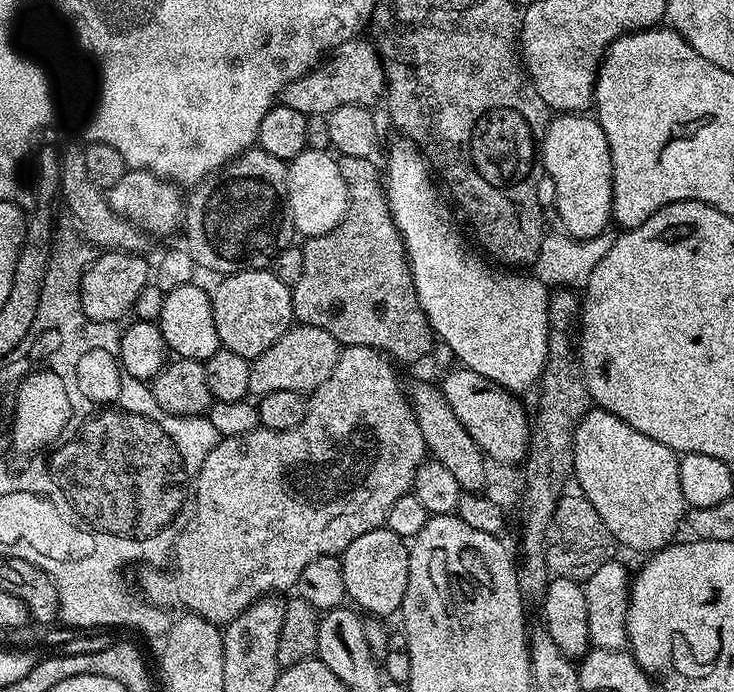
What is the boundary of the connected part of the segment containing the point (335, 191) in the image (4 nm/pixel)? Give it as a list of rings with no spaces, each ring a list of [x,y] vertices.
[[[308,148],[288,164],[288,213],[292,216],[293,229],[299,235],[301,232],[301,237],[321,236],[334,230],[334,226],[338,226],[338,222],[342,222],[347,205],[348,187],[342,178],[342,170],[337,157],[331,151],[319,152],[313,148]]]

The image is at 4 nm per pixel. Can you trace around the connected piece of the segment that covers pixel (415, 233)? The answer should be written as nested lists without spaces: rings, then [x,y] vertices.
[[[396,138],[393,142],[388,152],[388,161],[382,164],[382,179],[390,214],[404,240],[404,249],[408,251],[408,264],[412,267],[418,302],[430,322],[435,339],[450,349],[463,367],[474,370],[479,376],[492,380],[508,392],[521,394],[527,388],[535,389],[544,372],[548,349],[549,289],[535,275],[519,276],[516,273],[519,271],[501,270],[489,263],[483,255],[475,256],[468,249],[463,234],[452,221],[453,209],[444,205],[445,197],[441,189],[432,185],[434,176],[429,165],[409,140]]]

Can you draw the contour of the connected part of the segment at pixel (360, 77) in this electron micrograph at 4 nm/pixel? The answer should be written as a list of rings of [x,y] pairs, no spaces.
[[[368,38],[342,42],[323,62],[302,78],[290,82],[280,93],[279,103],[298,110],[303,116],[328,116],[338,106],[351,104],[375,105],[375,100],[385,95],[384,66],[376,52],[376,45]]]

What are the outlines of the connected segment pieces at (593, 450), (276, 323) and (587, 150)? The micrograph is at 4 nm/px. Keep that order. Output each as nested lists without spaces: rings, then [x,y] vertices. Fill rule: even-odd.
[[[589,407],[574,434],[574,480],[580,483],[579,491],[598,510],[598,518],[606,522],[606,530],[616,539],[617,545],[633,548],[636,552],[651,554],[668,547],[677,539],[676,531],[686,520],[686,505],[682,494],[682,481],[678,479],[680,456],[654,438],[638,434],[634,426],[626,426],[622,418],[604,408]]]
[[[255,268],[249,272],[234,272],[223,277],[216,292],[211,293],[214,326],[218,330],[221,345],[234,354],[242,354],[249,362],[256,359],[288,328],[293,327],[292,290],[289,285],[278,282],[278,278],[270,270]]]
[[[556,114],[548,121],[542,149],[542,168],[552,179],[552,192],[556,195],[559,227],[574,240],[591,240],[609,227],[612,220],[612,159],[606,134],[600,121],[588,114]]]

